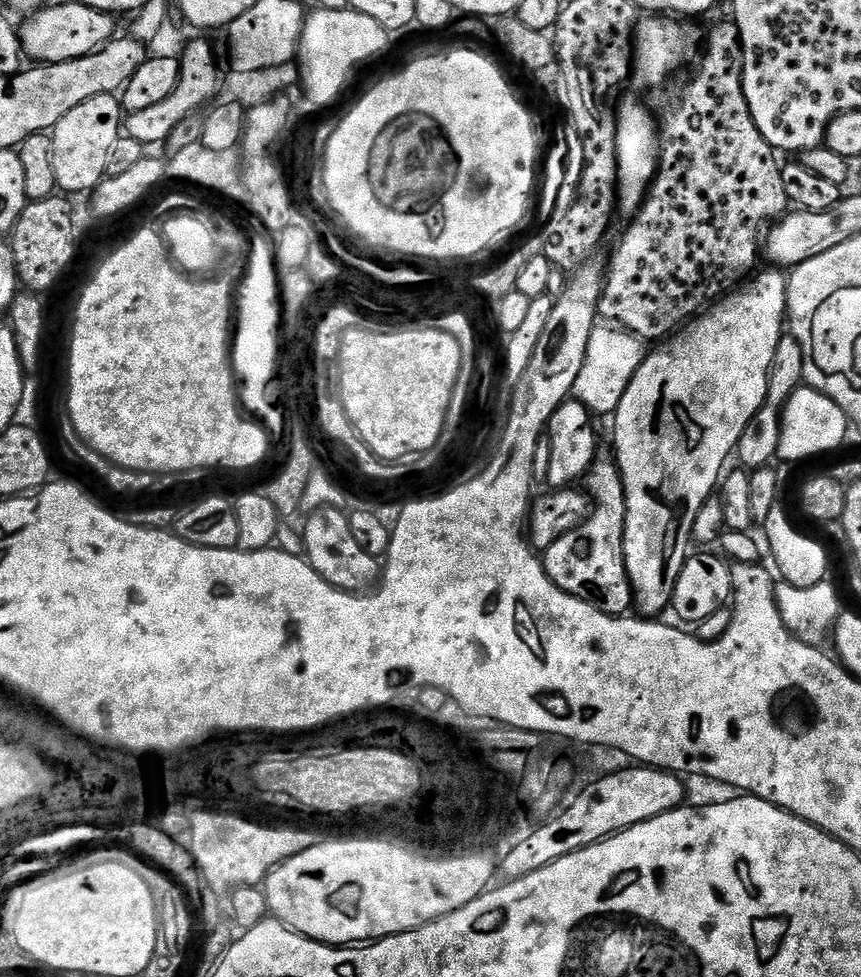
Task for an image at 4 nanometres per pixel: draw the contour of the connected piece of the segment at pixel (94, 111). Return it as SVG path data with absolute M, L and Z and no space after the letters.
M115 95L95 96L82 106L74 106L64 118L56 123L55 128L50 133L52 137L52 153L54 154L54 178L56 179L57 189L61 193L85 192L91 193L100 185L100 181L105 179L108 172L108 159L110 150L114 142L122 135L122 104Z

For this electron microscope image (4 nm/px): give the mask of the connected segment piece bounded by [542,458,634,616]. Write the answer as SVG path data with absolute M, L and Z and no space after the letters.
M598 458L592 463L591 470L586 475L586 491L594 501L592 513L586 523L581 524L574 532L568 532L558 542L554 542L543 553L542 559L548 577L556 583L563 592L582 598L593 604L607 616L628 616L634 608L634 593L632 583L628 581L626 558L624 557L624 523L626 522L626 502L624 501L624 483L615 459Z

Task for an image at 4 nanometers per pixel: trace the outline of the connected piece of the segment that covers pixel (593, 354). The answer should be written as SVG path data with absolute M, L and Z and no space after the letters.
M597 326L592 329L582 374L578 374L578 382L574 382L572 387L572 396L593 414L615 413L616 408L622 402L622 394L626 394L626 386L634 378L638 366L642 366L646 355L645 341L639 336L634 336L619 326L604 327L608 328Z

